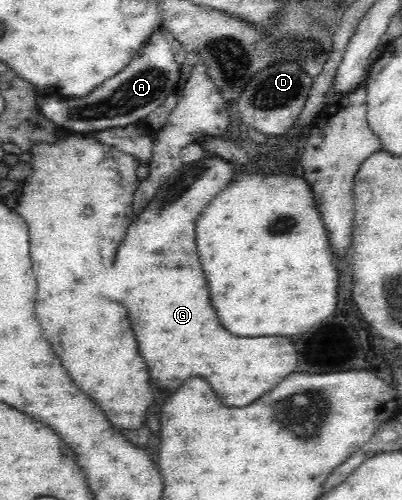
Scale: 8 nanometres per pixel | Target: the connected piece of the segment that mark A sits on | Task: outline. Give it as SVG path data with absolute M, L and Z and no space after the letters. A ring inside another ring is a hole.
M155 30L122 71L104 80L90 94L81 97L38 96L36 107L56 126L68 128L76 134L126 128L130 124L143 121L156 108L160 108L166 98L175 92L179 76L180 66L174 61L170 42L164 34Z

